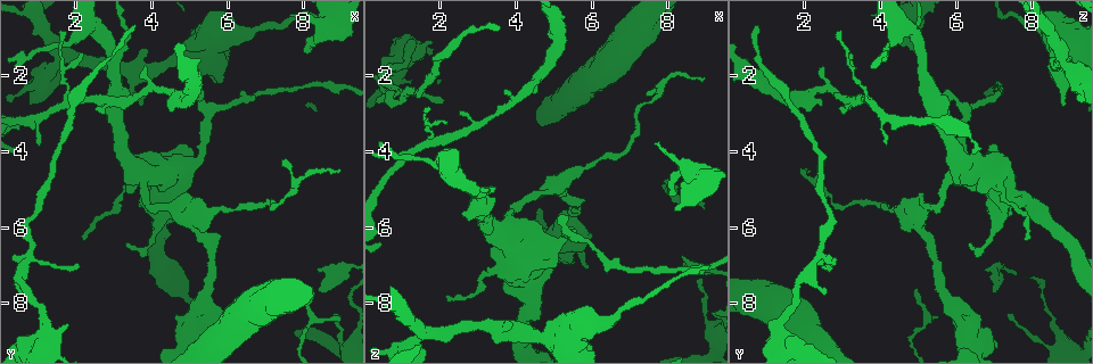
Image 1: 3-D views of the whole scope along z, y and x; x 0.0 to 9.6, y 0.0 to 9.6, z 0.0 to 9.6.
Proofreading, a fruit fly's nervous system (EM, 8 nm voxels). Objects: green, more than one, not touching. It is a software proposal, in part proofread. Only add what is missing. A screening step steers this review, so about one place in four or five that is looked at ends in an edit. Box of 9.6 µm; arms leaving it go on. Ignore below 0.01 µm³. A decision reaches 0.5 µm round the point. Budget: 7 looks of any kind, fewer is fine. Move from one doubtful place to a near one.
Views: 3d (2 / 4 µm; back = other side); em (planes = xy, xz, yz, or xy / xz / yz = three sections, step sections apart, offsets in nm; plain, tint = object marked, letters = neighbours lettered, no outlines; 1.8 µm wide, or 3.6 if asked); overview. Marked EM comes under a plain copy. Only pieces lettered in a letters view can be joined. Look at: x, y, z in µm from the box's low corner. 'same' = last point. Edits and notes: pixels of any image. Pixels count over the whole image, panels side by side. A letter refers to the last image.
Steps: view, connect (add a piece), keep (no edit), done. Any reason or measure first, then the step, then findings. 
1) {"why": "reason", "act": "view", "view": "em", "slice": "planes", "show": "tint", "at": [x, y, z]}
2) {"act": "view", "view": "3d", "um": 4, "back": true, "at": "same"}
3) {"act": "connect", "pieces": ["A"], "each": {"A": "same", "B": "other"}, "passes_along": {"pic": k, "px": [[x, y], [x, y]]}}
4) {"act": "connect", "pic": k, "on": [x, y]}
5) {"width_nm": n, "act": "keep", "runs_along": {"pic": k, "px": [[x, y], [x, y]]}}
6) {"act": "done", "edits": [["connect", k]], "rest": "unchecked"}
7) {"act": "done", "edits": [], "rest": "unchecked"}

{"why": "an open end", "act": "view", "view": "em", "slice": "planes", "show": "letters", "at": [8.25, 1.30, 5.20]}

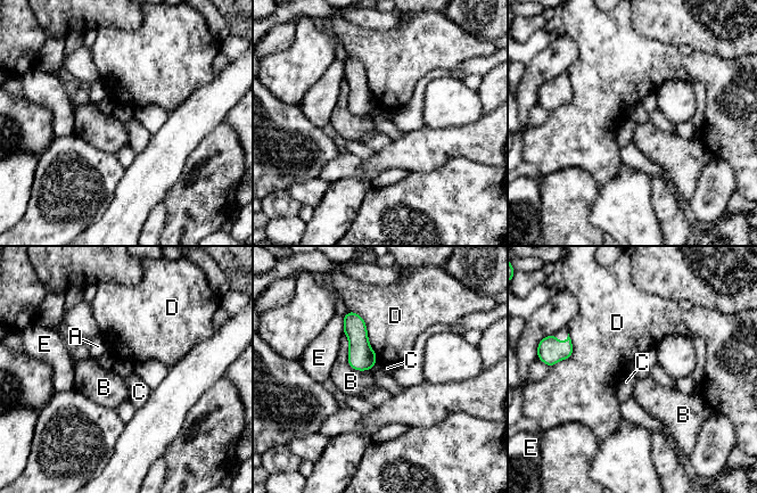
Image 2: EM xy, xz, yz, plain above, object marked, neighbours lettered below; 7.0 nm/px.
{"act": "keep", "each": {"A": "other", "B": "other", "C": "other", "D": "other", "E": "other"}, "border": {"pic": 2, "px": [[377, 359], [372, 367]]}, "found": "no lettered piece goes on from it"}

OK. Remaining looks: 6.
{"why": "an open end", "act": "view", "view": "em", "slice": "planes", "show": "letters", "at": [3.85, 1.80, 2.50]}

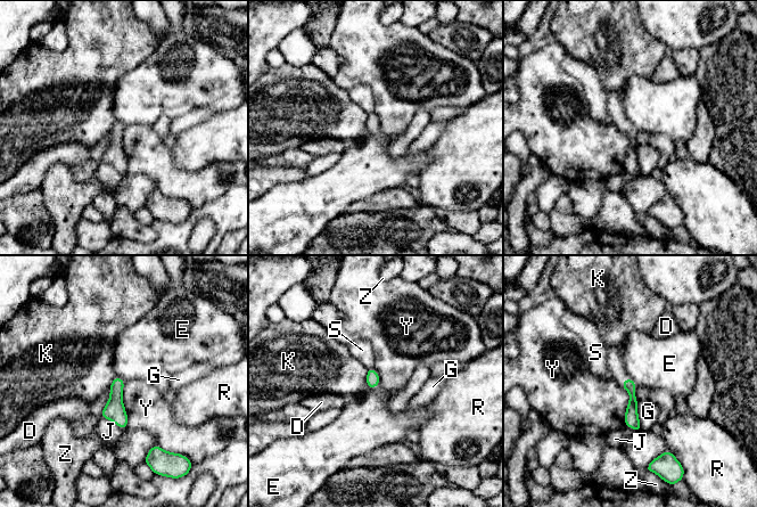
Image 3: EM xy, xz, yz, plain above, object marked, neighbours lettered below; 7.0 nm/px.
{"width_nm": 80, "act": "keep", "each": {"D": "other", "E": "other", "G": "other", "J": "other", "K": "other", "R": "other", "S": "other", "Y": "other", "Z": "other"}, "runs_along": {"pic": 3, "px": [[628, 382], [632, 420], [638, 427]]}, "found": "none of them fits"}

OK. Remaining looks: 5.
{"act": "view", "view": "em", "slice": "xy", "step": 16, "show": "tint", "at": [2.55, 2.90, 2.90]}

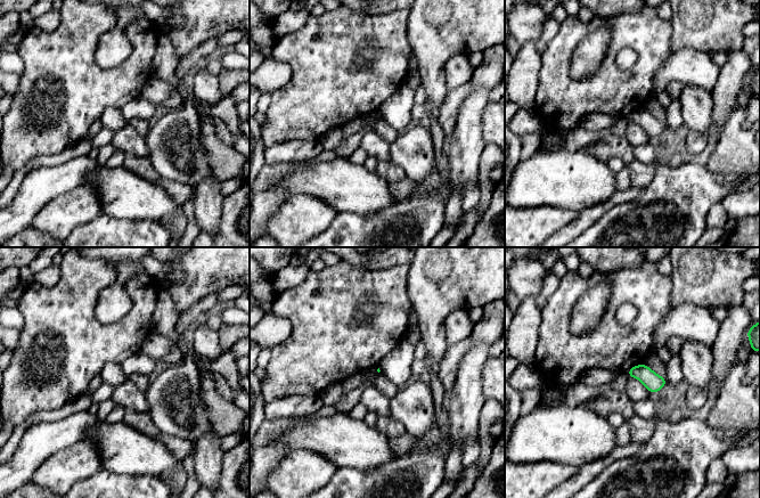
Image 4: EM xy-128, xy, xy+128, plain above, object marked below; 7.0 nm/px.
{"act": "view", "view": "em", "slice": "planes", "show": "letters", "at": "same"}

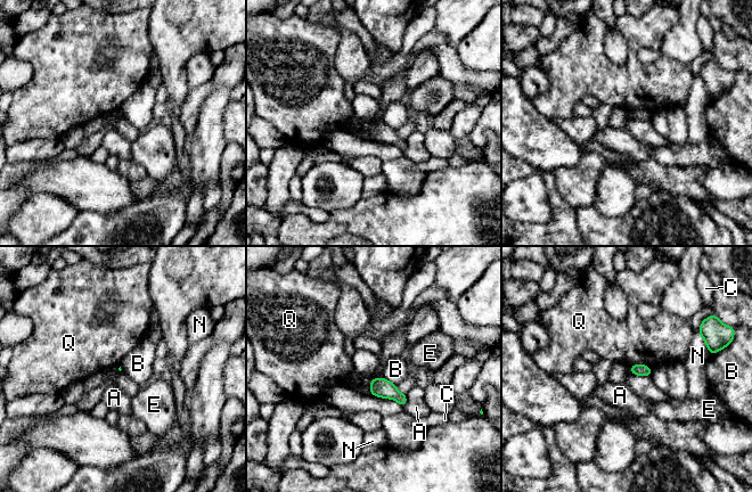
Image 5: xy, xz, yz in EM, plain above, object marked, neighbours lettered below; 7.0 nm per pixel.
{"act": "keep", "each": {"A": "other", "B": "other", "C": "other", "E": "other", "N": "other", "Q": "other"}, "border": {"pic": 5, "px": [[383, 376], [394, 384]]}, "found": "none of them fits"}

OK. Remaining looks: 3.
{"act": "done", "edits": [], "rest": "unchecked"}

